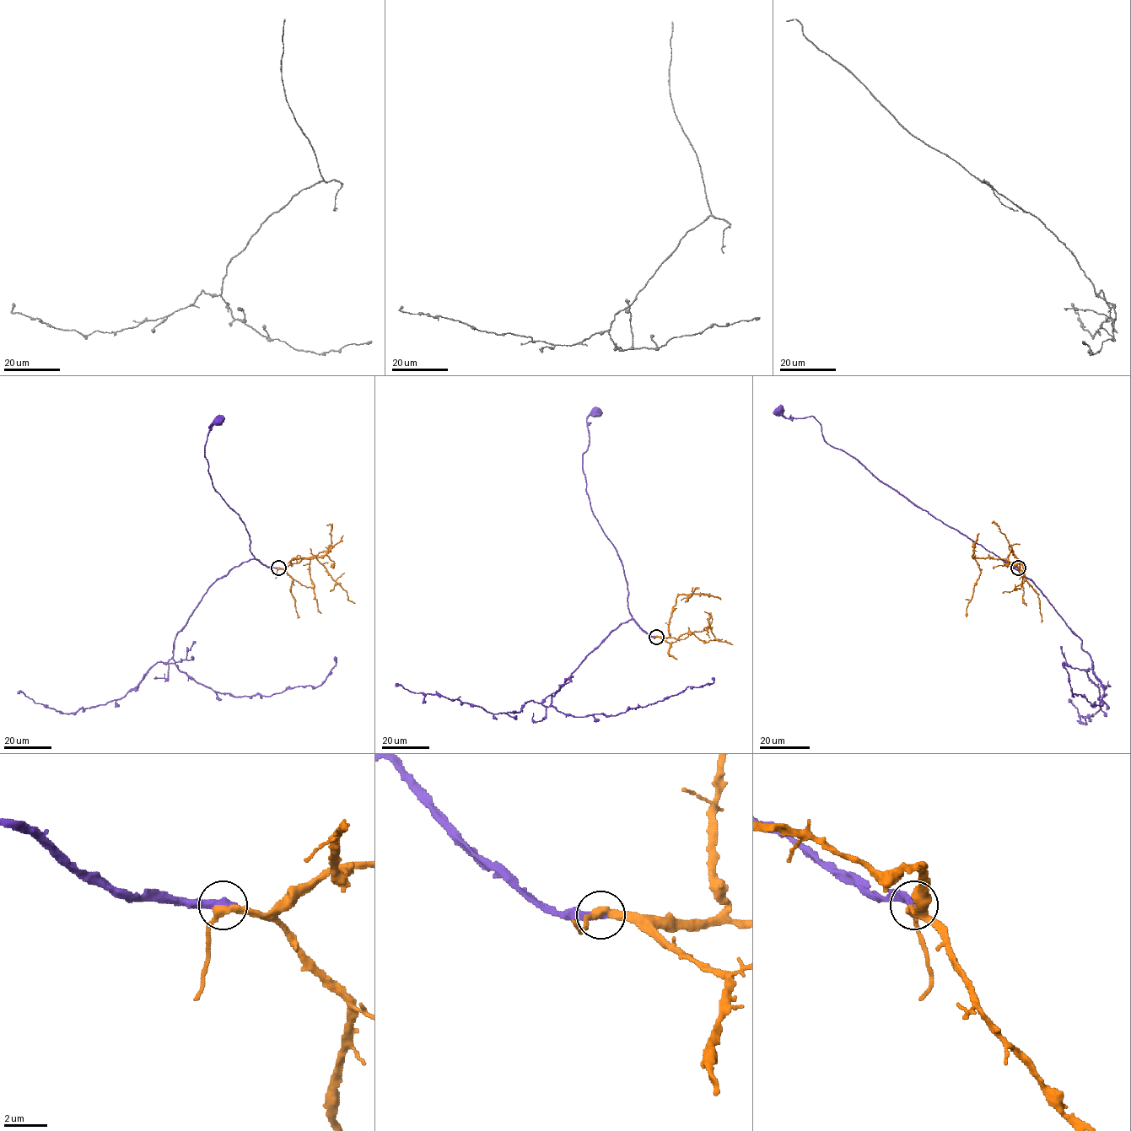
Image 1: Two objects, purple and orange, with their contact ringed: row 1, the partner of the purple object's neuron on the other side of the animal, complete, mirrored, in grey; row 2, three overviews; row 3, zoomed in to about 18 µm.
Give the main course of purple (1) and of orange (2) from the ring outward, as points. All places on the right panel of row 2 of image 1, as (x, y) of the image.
1: (1019, 568), (935, 519), (880, 482), (855, 458), (832, 447), (812, 416), (786, 418), (778, 411)
2: (1019, 568), (1019, 565), (1004, 560), (973, 557), (981, 573), (968, 604), (966, 616)

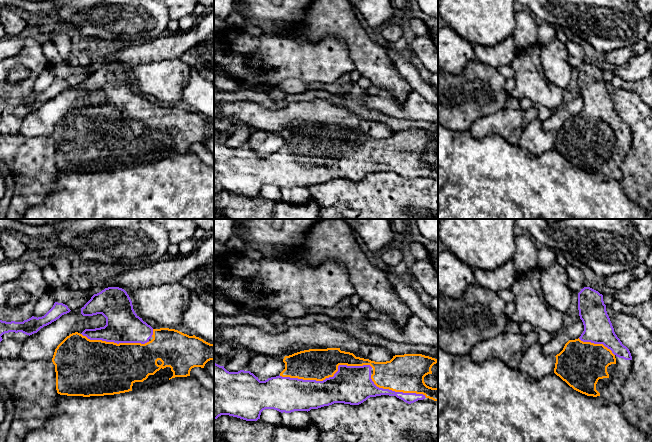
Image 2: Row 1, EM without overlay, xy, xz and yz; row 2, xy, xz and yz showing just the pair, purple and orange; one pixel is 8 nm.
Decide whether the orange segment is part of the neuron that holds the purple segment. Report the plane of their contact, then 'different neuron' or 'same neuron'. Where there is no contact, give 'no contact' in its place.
meets purple in xz; same neuron

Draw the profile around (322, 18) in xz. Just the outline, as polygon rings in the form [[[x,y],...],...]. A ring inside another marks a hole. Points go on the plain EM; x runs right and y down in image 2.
[[[314,0],[304,10],[303,24],[300,27],[277,36],[291,40],[306,39],[314,43],[332,35],[344,41],[355,69],[363,77],[379,89],[389,90],[396,101],[403,104],[412,91],[410,84],[401,76],[386,50],[369,38],[364,25],[357,18],[355,8],[348,0]]]

